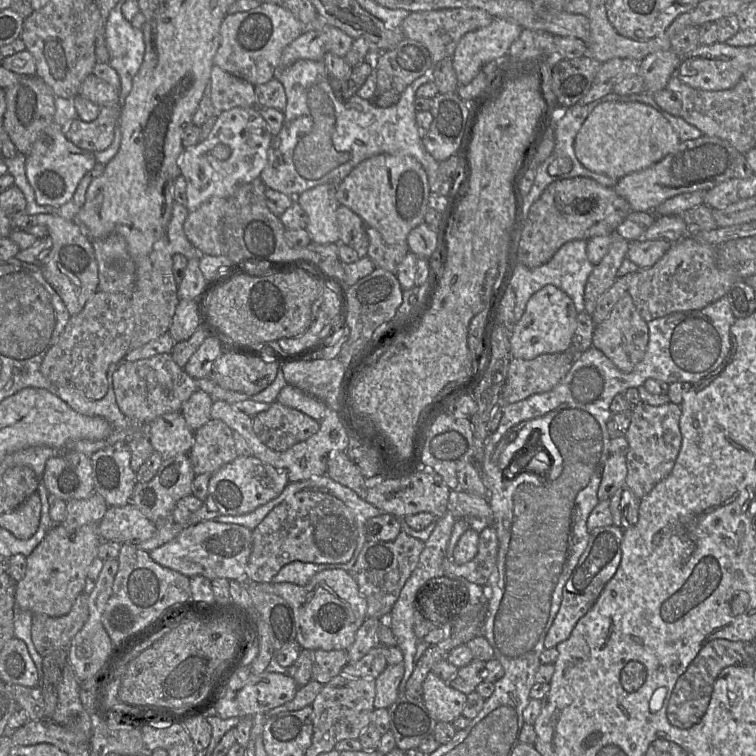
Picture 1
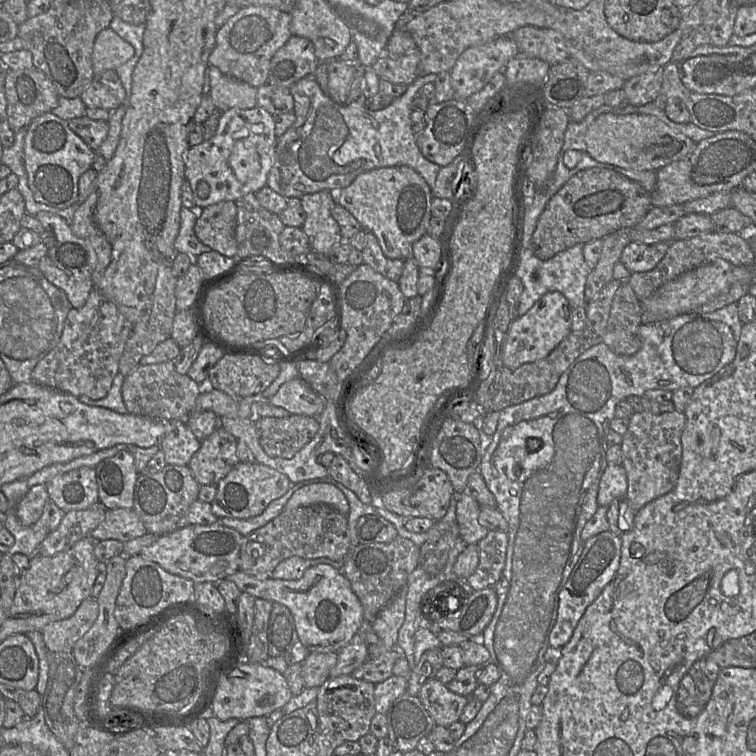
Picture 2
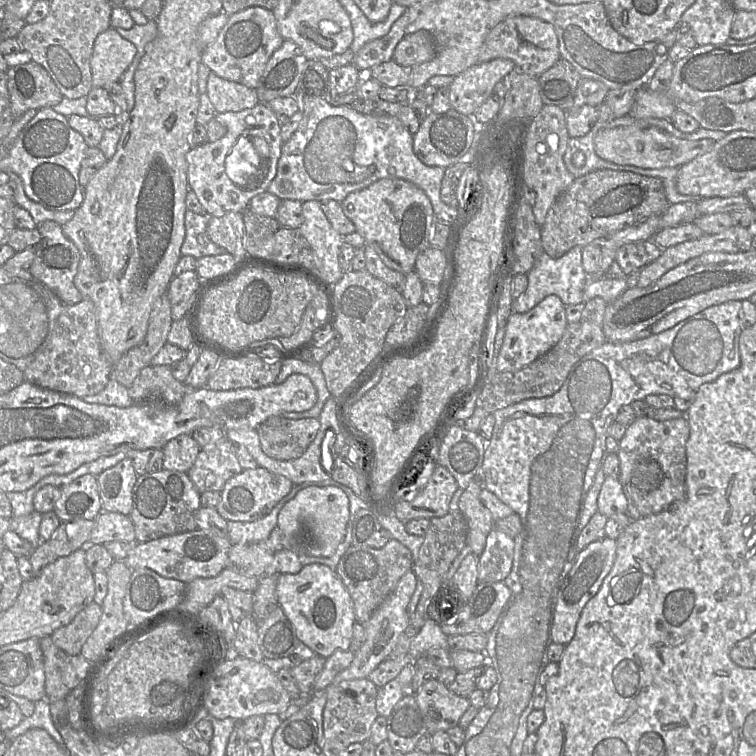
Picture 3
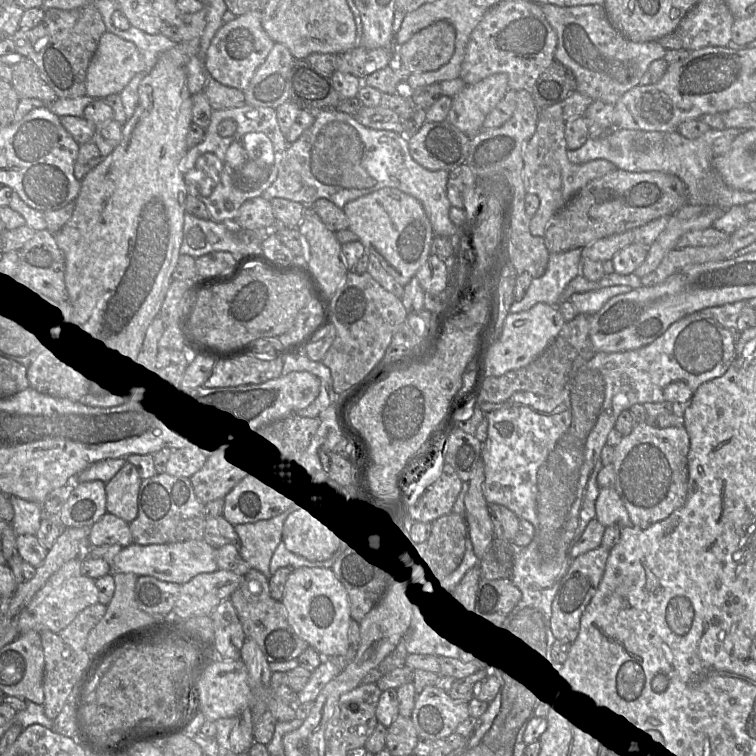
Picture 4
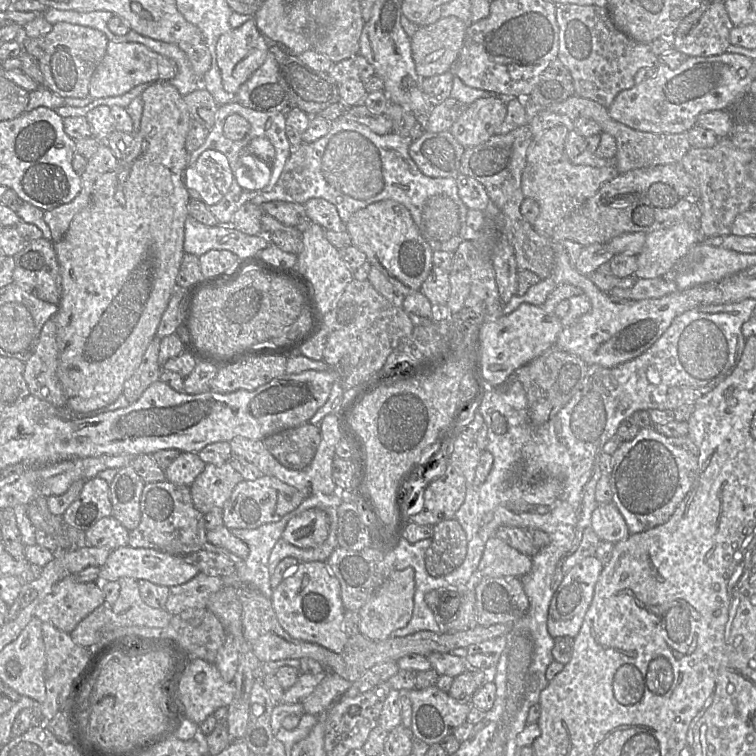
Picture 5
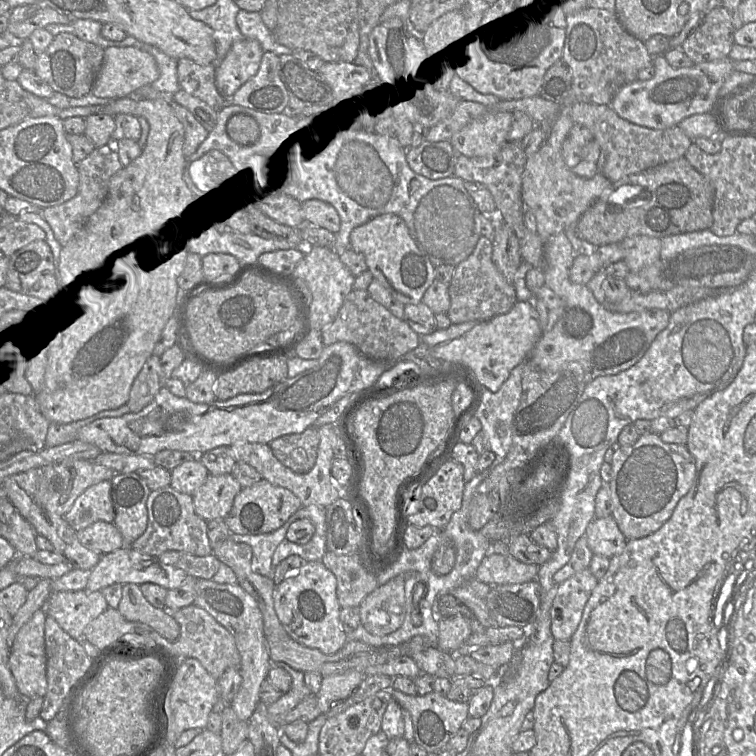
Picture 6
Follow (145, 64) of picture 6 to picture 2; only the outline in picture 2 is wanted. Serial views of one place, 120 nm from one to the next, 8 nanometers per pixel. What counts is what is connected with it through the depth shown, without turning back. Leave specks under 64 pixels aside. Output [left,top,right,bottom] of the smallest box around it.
[92,28,134,80]

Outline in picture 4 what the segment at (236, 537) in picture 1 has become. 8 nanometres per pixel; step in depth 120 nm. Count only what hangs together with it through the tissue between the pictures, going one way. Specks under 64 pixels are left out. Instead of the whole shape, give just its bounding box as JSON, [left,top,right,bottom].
[112,539,218,585]

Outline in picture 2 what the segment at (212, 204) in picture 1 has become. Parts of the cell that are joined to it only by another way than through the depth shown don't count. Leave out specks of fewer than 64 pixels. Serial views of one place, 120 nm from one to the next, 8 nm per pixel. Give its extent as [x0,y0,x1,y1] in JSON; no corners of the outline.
[194,201,237,257]

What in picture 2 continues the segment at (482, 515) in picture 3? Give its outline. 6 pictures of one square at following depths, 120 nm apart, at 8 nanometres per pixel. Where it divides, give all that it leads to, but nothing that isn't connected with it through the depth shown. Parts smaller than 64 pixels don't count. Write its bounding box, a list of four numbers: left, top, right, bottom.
[456,491,489,544]

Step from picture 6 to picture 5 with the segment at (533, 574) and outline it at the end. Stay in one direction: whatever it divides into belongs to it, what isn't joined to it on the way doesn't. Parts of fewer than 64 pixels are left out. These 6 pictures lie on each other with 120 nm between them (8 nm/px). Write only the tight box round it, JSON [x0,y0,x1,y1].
[477,535,532,578]

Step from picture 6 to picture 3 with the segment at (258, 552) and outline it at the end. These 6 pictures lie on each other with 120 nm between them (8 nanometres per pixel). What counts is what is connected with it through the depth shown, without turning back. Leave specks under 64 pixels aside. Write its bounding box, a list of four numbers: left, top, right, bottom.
[227,485,301,544]

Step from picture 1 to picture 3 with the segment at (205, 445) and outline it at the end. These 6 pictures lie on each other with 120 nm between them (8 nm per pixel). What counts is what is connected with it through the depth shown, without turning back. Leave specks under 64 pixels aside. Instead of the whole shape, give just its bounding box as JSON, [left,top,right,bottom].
[187,437,241,492]

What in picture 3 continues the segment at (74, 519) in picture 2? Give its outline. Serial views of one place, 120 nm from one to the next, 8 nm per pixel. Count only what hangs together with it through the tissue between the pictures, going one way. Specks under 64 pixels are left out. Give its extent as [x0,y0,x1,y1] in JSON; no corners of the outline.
[29,519,95,575]

